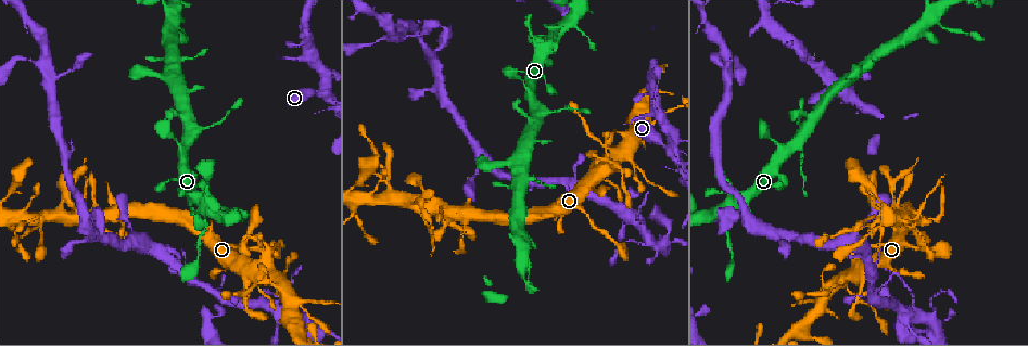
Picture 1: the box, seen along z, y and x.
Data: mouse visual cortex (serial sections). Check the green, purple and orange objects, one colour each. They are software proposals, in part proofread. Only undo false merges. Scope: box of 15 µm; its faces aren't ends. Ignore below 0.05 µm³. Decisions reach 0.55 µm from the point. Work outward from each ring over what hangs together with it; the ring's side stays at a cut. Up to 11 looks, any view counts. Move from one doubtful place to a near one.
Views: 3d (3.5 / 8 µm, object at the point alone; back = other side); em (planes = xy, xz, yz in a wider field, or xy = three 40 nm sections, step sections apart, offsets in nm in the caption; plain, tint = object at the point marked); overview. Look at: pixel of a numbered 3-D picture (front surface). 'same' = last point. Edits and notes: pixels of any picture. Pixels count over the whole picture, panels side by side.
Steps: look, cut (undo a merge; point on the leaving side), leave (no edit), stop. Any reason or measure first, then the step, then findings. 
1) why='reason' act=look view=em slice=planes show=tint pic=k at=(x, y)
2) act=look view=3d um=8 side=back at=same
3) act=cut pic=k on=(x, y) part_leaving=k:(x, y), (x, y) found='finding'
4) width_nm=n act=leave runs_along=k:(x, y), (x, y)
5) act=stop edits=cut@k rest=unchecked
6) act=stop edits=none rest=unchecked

why='four-way junction' act=look view=3d um=8 pic=1 at=(204, 215)

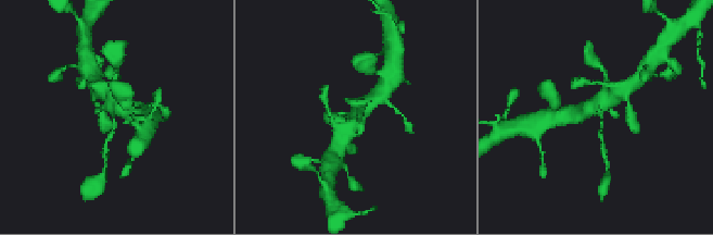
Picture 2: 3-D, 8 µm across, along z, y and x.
act=look view=em slice=xy step=5 show=tint pic=2 at=(114, 110)

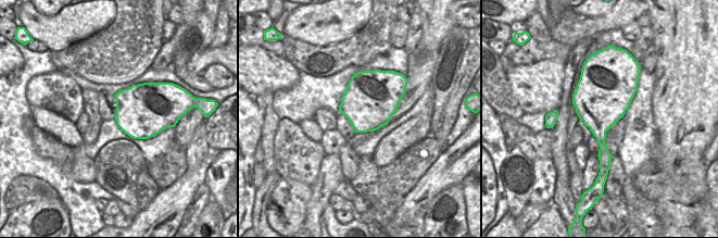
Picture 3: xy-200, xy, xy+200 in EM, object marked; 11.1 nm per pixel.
width_nm=600 act=leave runs_along=2:(342, 137), (378, 95) found='continuous, no second cell'

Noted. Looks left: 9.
why='thin arm on a thick one' act=look view=3d um=8 pic=1 at=(613, 163)

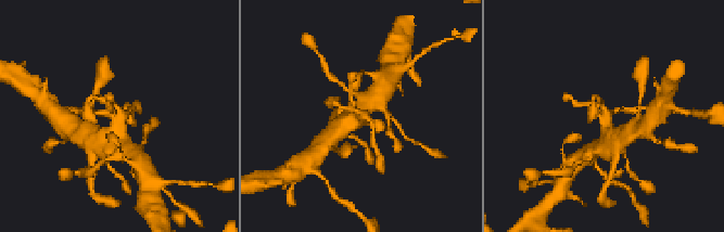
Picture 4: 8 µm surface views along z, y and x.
why='closer look' act=look view=3d um=3.5 pic=4 at=(118, 110)

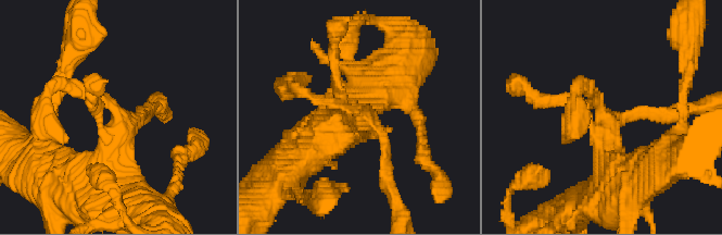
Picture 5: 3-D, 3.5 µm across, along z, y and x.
act=look view=em slice=xy step=2 show=tint pic=5 at=(362, 117)

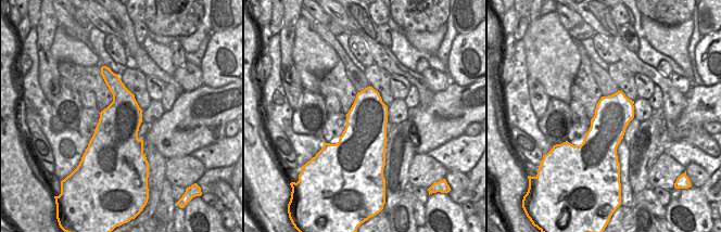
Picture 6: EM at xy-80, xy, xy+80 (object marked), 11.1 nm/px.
act=leave runs_along=5:(624, 186), (582, 86) found='all the same cell'

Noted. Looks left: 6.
why='side arm on a straight run' act=look view=3d um=8 pic=1 at=(36, 226)

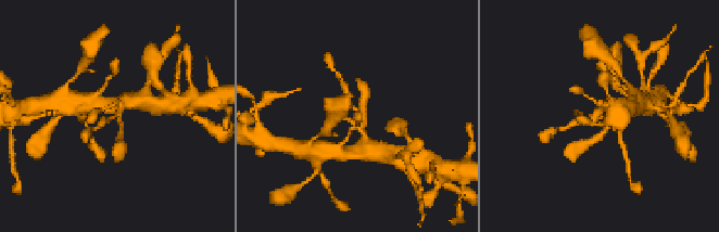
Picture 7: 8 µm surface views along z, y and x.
arms=3 arm_widths_nm=200,200,300 why='need the tissue' act=look view=em slice=xy step=5 show=tint pic=7 at=(603, 116)

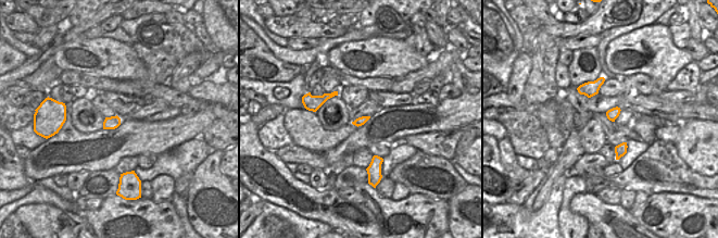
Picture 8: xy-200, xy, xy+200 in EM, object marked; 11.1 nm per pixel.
act=leave runs_along=7:(367, 144), (347, 92) found='one cell here'

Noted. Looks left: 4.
act=stop edits=none rest=unchecked

